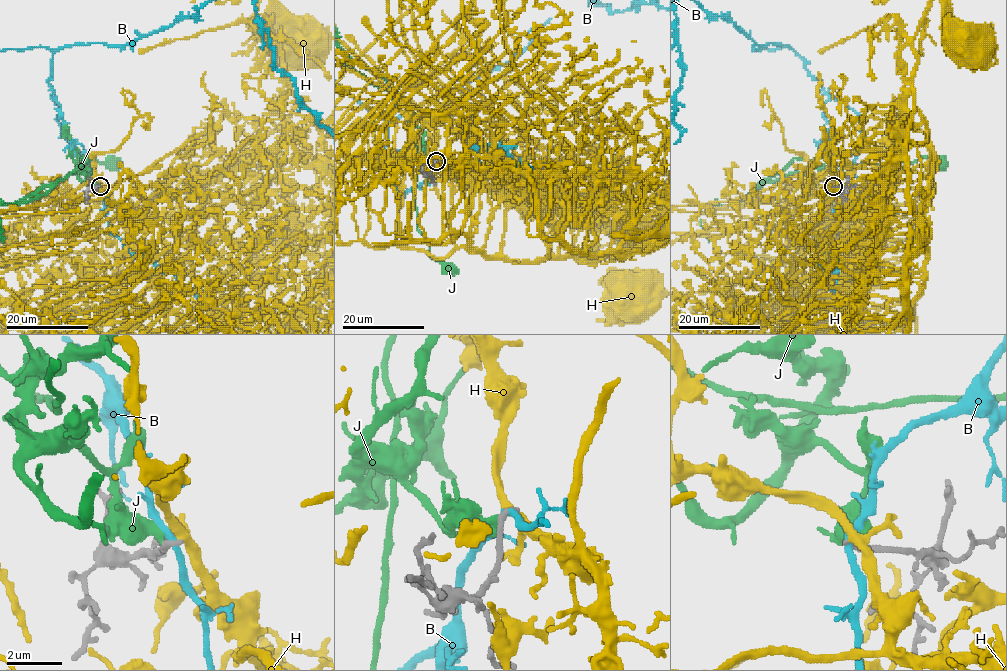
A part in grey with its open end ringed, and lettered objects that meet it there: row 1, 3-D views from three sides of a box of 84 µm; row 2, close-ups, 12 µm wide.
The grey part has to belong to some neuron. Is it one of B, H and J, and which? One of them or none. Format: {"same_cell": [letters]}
{"same_cell": ["H"]}

